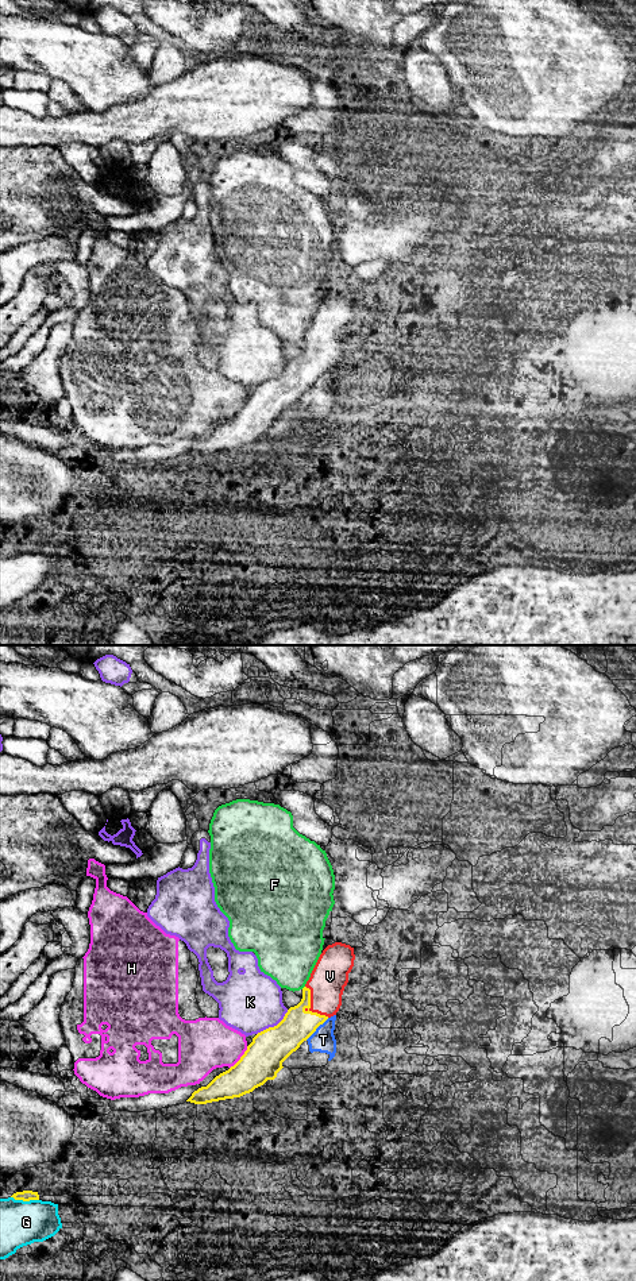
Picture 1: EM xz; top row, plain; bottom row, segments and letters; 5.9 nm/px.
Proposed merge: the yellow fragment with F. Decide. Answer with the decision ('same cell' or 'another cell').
another cell

